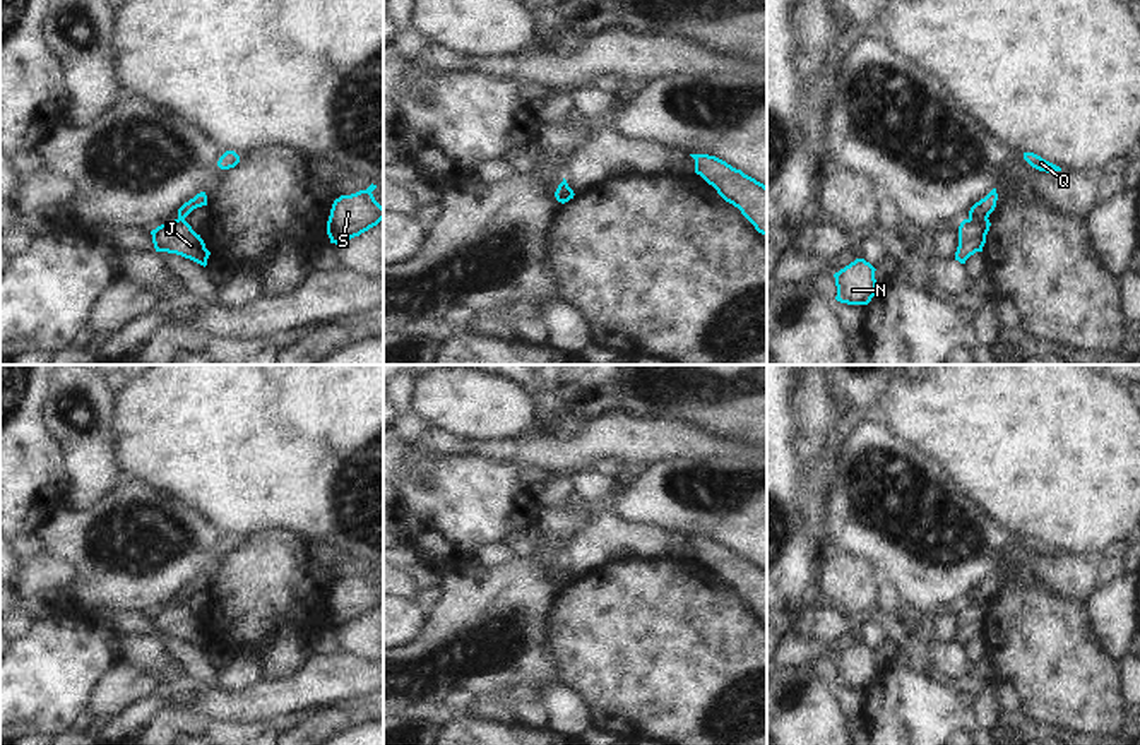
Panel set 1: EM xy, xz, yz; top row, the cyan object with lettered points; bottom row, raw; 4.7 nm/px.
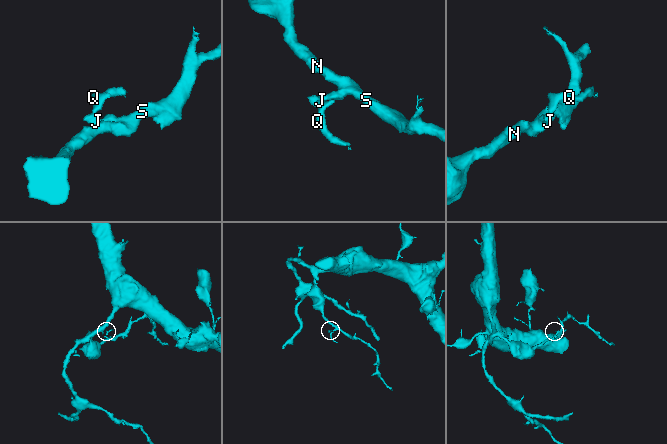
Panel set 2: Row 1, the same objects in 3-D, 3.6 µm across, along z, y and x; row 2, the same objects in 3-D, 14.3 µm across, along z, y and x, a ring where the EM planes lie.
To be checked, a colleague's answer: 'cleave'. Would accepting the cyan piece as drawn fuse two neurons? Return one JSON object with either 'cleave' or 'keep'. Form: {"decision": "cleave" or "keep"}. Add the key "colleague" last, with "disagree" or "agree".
{"decision": "cleave", "colleague": "agree"}

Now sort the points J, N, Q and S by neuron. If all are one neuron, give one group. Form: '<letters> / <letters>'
J N S / Q

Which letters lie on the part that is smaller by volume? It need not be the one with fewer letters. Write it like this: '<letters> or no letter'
Q

